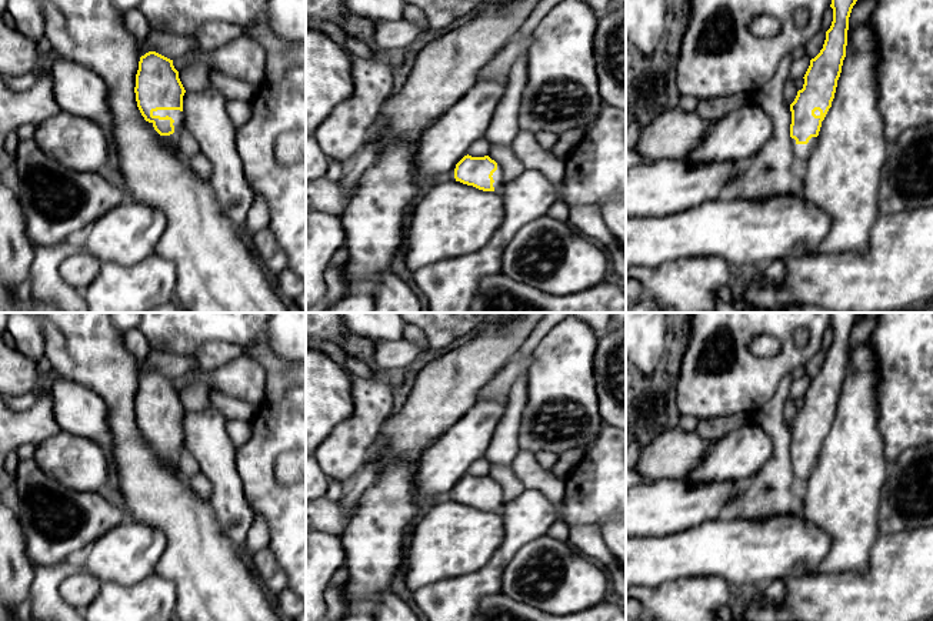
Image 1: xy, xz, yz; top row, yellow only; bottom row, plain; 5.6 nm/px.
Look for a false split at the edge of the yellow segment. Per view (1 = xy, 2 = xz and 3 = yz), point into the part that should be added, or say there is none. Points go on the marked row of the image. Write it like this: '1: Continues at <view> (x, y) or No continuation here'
1: Continues at xy (177, 116)
2: Continues at xz (497, 176)
3: Continues at yz (802, 152)

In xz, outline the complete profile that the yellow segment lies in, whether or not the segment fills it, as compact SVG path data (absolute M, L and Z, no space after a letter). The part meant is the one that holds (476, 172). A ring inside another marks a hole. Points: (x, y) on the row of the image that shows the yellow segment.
M464 156L450 171L450 180L483 191L500 193L506 184L503 168L489 156Z

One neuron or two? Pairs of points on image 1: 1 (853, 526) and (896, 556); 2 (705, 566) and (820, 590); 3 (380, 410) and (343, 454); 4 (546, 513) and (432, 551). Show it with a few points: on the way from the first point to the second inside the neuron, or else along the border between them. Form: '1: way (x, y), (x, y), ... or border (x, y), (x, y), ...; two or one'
1: border (880, 536), (873, 546), (869, 567), (860, 571); two
2: border (809, 573), (785, 580); two
3: way (369, 421), (349, 443); one
4: border (500, 513), (503, 541), (490, 558); two

